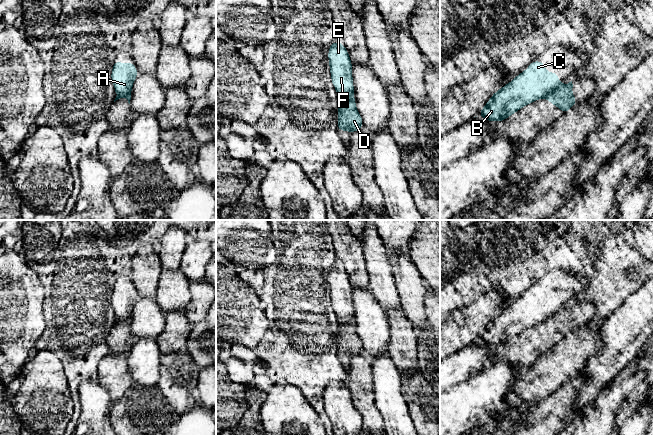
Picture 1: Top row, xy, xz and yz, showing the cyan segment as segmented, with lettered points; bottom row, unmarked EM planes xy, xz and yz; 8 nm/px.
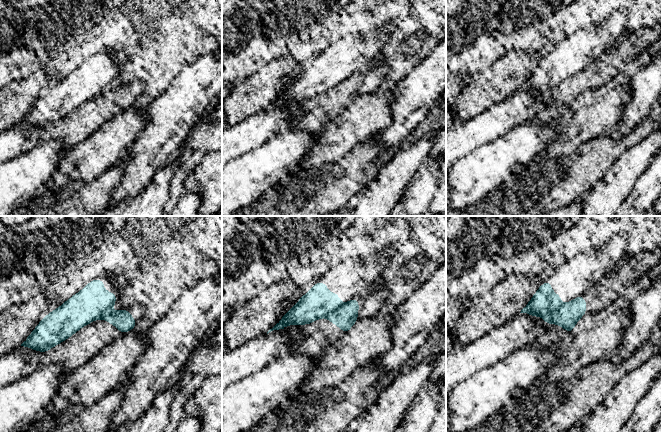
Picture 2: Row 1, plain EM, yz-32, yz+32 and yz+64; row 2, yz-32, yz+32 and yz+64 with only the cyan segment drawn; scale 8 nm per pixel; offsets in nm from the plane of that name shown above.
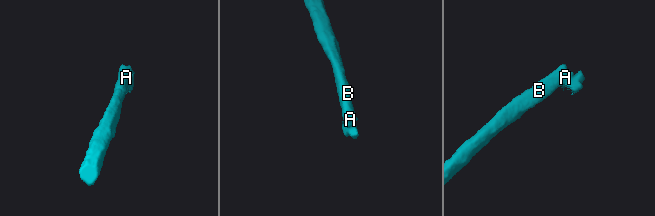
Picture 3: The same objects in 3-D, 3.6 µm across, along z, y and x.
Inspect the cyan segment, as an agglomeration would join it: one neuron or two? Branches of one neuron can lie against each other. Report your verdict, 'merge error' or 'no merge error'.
merge error

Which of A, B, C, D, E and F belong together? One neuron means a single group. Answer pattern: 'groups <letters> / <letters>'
groups A B C E F / D

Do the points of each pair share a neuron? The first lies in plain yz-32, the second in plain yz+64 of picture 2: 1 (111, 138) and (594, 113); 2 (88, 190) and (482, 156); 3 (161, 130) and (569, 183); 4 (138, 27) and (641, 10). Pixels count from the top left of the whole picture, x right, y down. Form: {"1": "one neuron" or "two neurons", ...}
{"1": "one neuron", "2": "two neurons", "3": "two neurons", "4": "one neuron"}

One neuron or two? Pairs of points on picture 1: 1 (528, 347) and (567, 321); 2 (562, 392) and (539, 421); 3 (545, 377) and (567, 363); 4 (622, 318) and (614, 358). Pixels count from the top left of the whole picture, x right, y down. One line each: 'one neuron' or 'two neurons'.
1: one neuron
2: one neuron
3: one neuron
4: one neuron

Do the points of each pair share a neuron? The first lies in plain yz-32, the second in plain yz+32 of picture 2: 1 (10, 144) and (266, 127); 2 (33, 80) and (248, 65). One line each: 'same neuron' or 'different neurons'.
1: same neuron
2: different neurons

